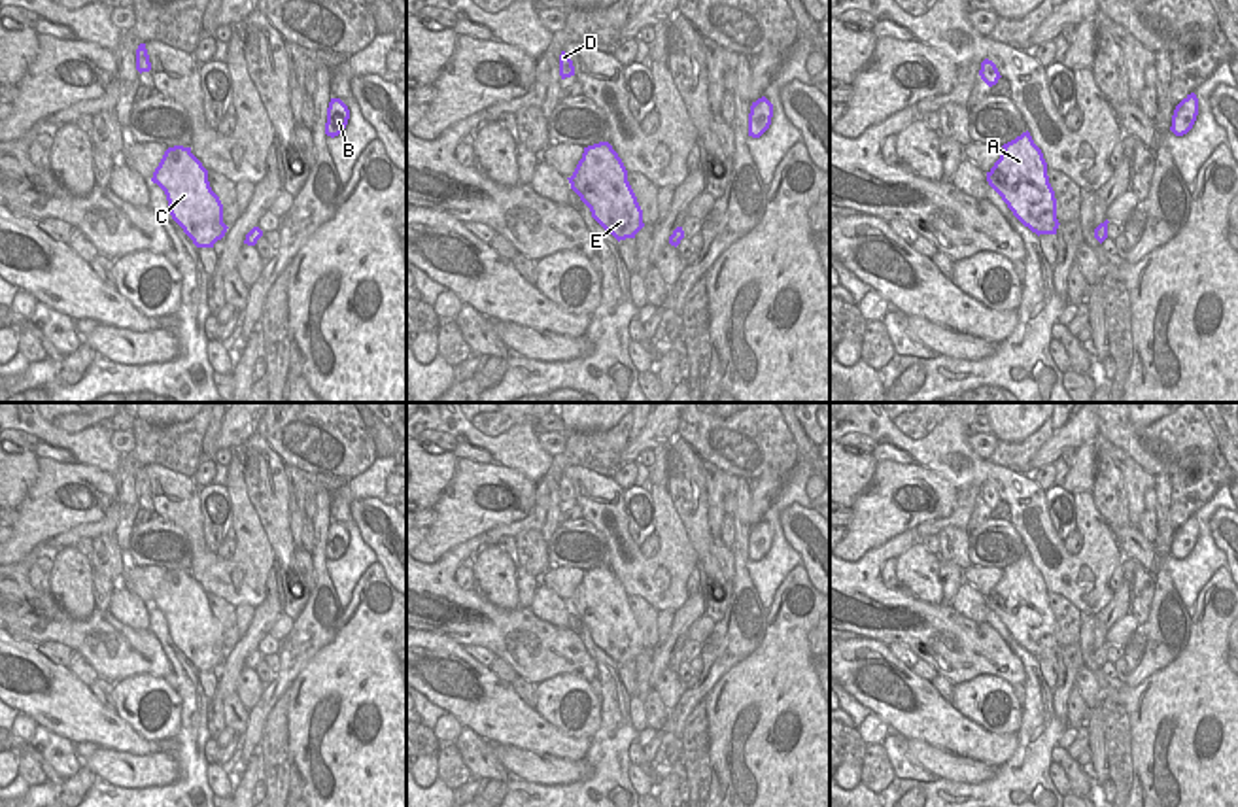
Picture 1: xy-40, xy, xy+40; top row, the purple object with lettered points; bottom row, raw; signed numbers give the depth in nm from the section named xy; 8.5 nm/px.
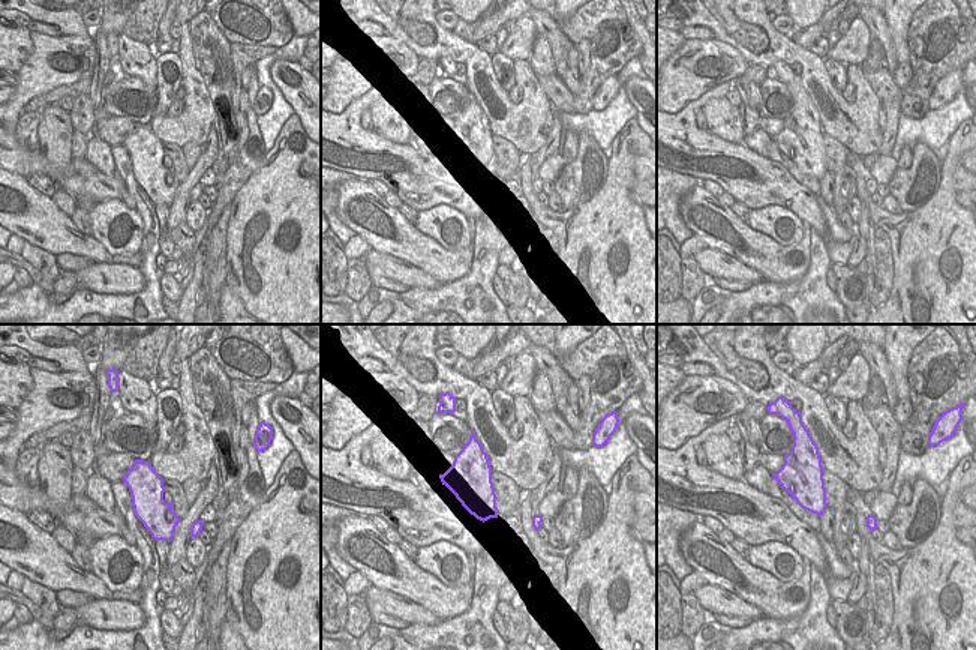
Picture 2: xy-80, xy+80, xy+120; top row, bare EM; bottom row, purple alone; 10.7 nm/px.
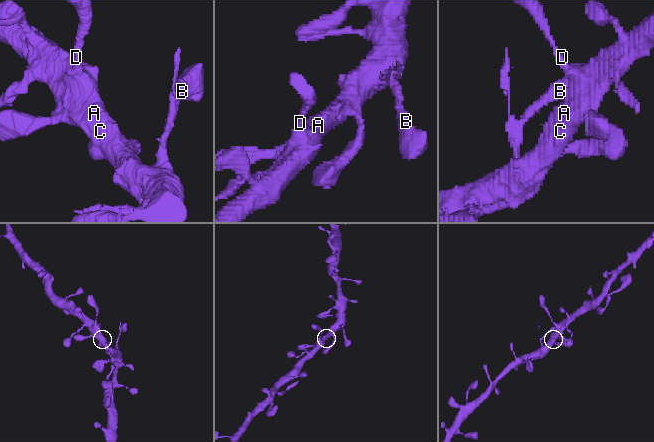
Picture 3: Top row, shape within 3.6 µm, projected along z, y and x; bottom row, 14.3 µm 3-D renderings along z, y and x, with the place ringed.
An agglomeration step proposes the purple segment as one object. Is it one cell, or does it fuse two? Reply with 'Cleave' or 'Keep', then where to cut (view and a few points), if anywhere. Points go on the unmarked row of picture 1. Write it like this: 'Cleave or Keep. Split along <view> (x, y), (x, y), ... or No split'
Keep. No split

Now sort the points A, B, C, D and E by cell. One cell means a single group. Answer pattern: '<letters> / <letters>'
A B C D E

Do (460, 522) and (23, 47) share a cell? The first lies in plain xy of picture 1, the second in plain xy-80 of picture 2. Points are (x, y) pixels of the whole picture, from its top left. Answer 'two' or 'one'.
two

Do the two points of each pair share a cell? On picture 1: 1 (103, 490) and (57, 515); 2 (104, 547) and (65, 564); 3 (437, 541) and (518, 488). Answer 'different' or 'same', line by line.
1: same
2: different
3: same

